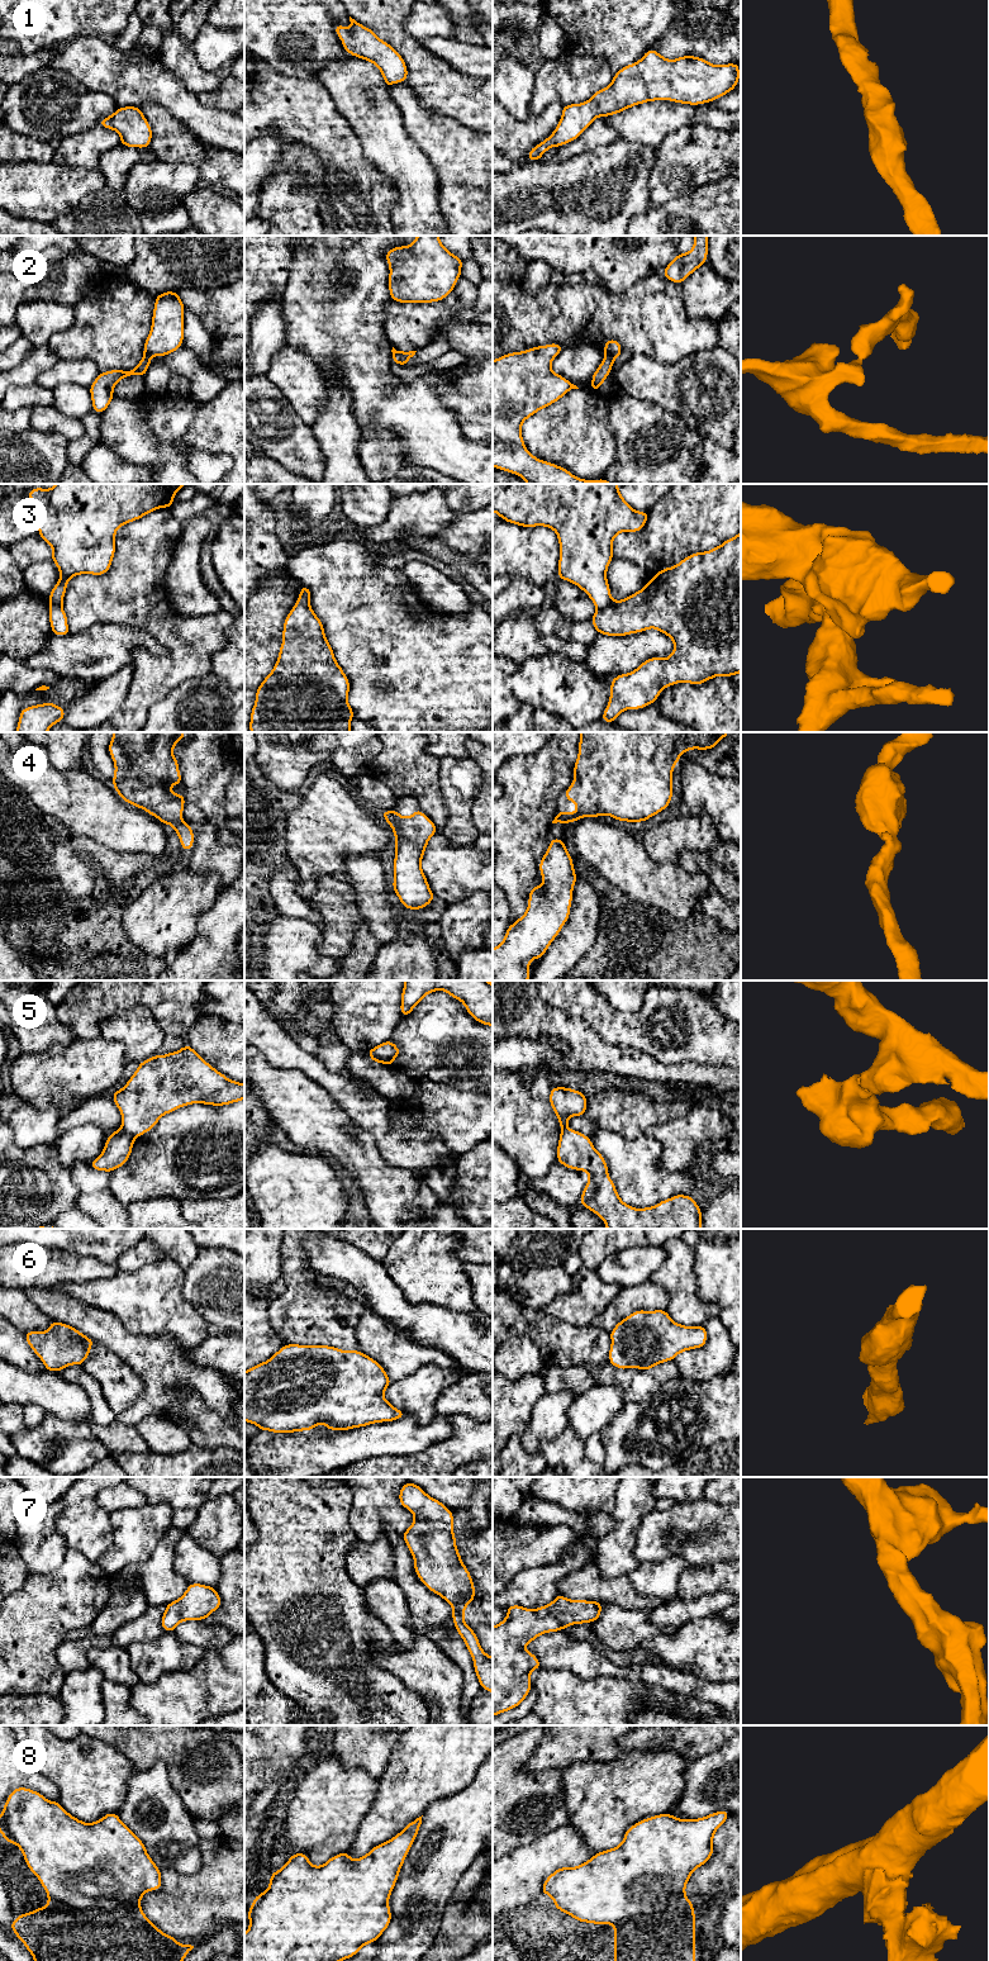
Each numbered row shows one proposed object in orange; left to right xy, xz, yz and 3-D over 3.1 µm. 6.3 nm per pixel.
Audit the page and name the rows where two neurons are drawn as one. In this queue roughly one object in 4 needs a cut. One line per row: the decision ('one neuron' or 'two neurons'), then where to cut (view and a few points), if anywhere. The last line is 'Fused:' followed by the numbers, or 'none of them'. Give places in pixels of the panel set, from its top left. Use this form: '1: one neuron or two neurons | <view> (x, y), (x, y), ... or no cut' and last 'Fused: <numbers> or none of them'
1: one neuron | no cut
2: two neurons | yz (605, 352), (613, 359)
3: two neurons | yz (613, 601), (597, 611)
4: one neuron | no cut
5: two neurons | xy (120, 1128), (134, 1138)
6: one neuron | no cut
7: one neuron | no cut
8: one neuron | no cut
Fused: 2, 3, 5

